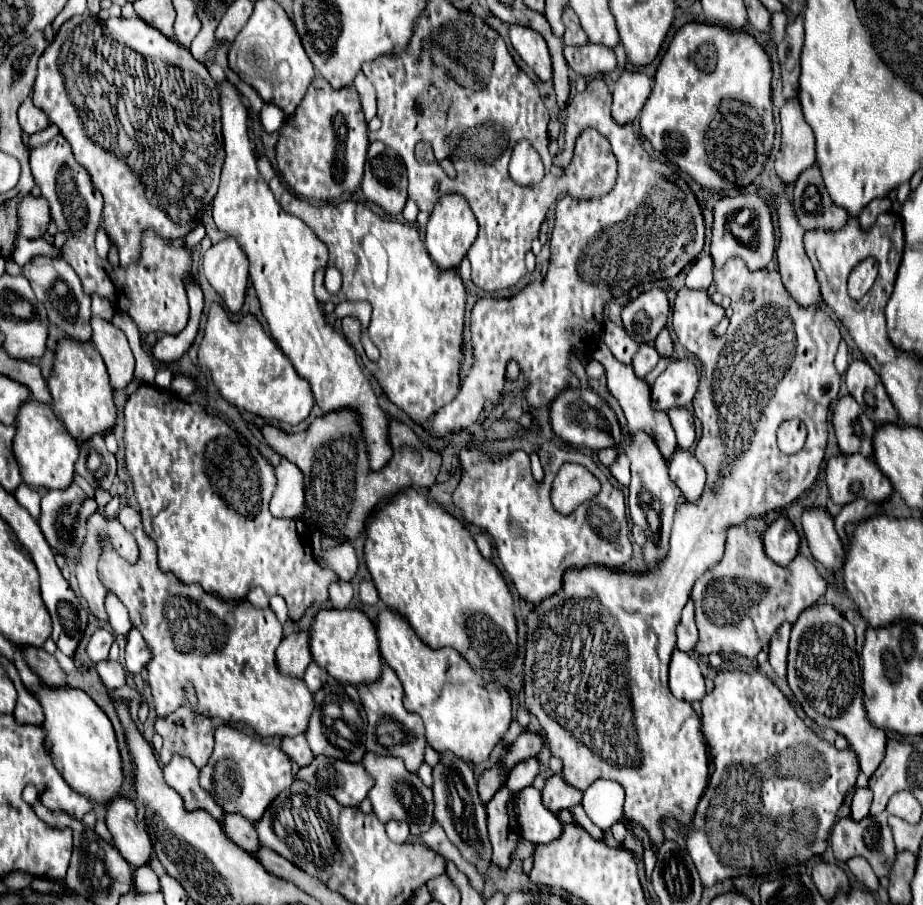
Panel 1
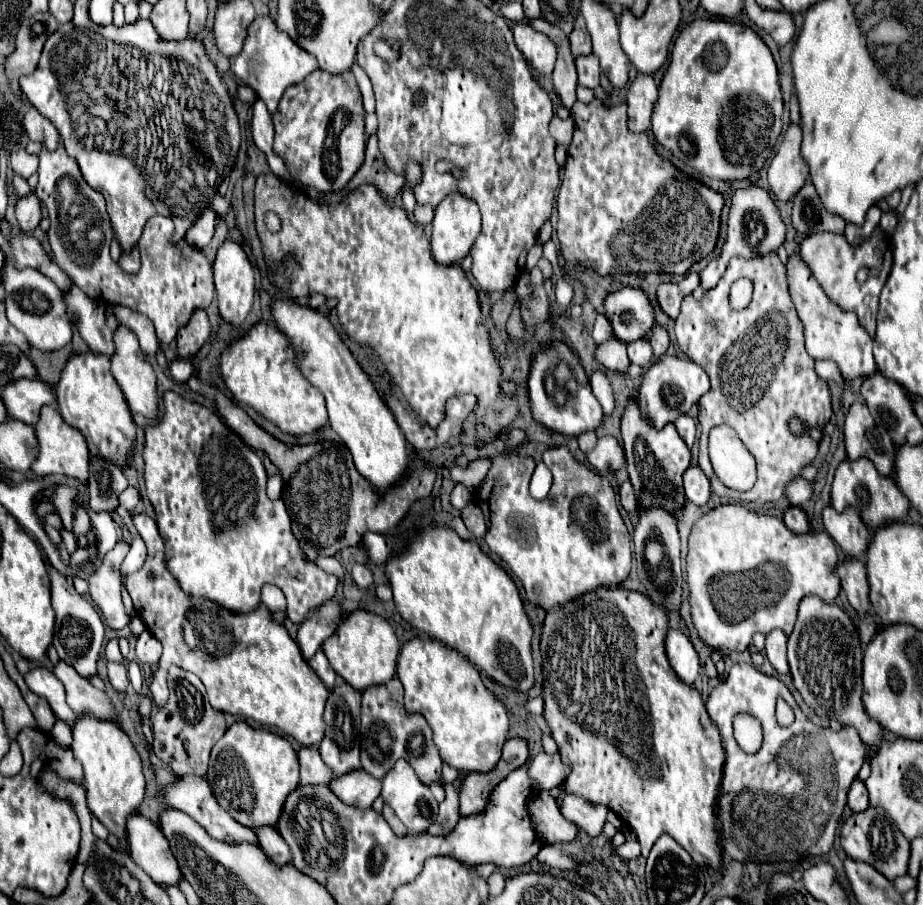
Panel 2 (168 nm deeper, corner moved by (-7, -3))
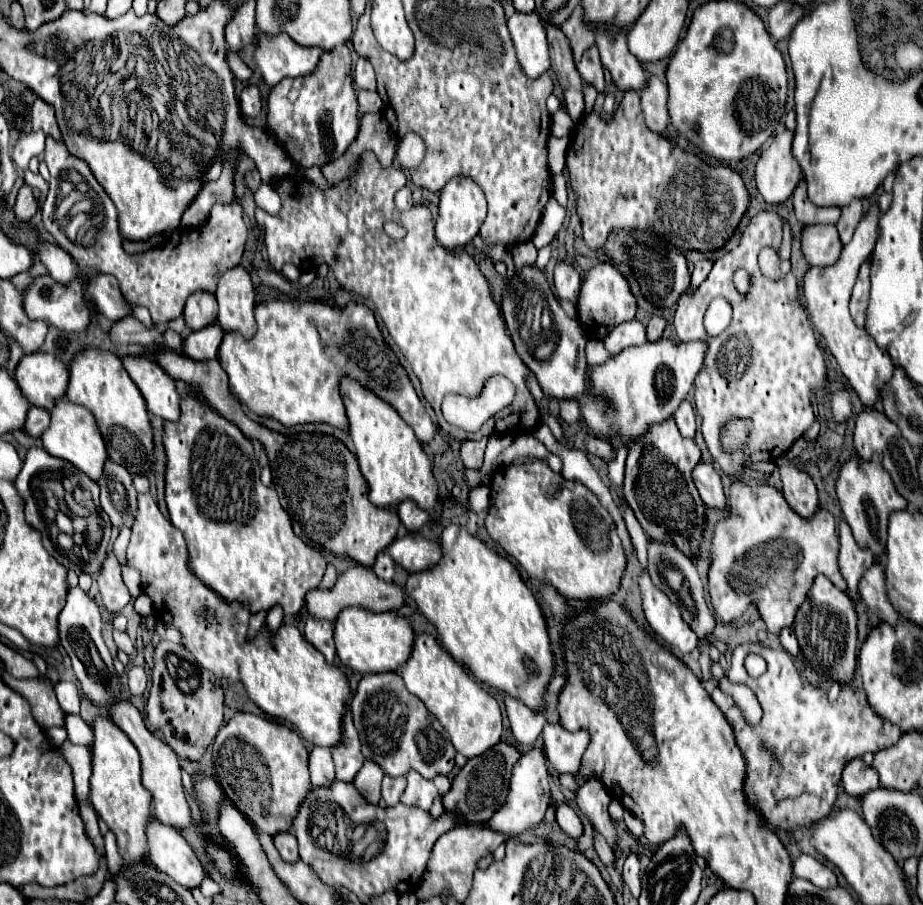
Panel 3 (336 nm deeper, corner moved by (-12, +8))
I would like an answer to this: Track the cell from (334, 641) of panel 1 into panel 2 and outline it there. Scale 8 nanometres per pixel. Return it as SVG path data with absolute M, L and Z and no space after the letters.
M353 610L343 616L335 634L323 642L323 652L339 676L343 676L353 688L365 690L393 678L399 656L399 640L385 618L367 610Z

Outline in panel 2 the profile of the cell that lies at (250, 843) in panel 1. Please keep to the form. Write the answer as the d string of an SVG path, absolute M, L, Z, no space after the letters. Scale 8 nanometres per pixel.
M261 826L261 828L255 830L255 834L259 838L259 848L265 852L265 856L269 860L273 860L279 866L283 866L283 864L287 864L291 860L289 846L279 836L279 832L275 832L273 826Z

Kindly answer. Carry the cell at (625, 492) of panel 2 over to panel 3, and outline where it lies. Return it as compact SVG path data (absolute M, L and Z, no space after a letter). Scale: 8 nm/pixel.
M587 435L584 440L584 445L587 453L596 455L607 463L615 459L615 453L611 445L603 439Z

